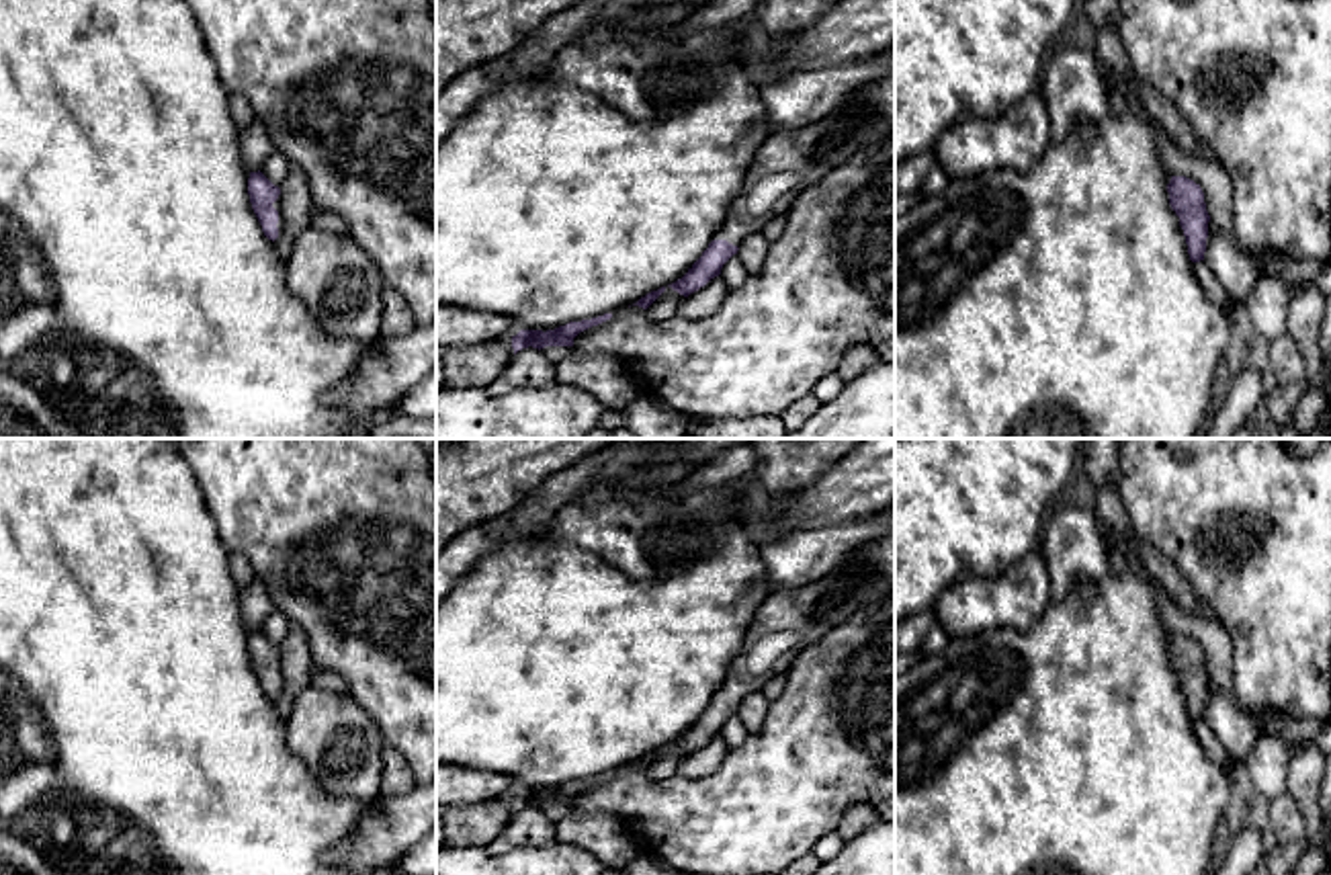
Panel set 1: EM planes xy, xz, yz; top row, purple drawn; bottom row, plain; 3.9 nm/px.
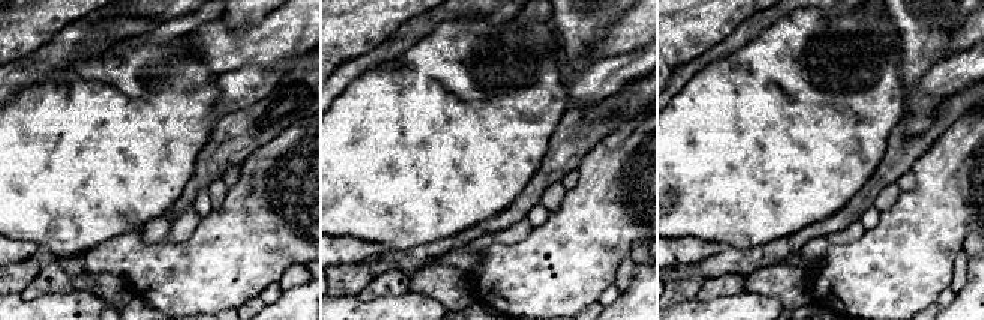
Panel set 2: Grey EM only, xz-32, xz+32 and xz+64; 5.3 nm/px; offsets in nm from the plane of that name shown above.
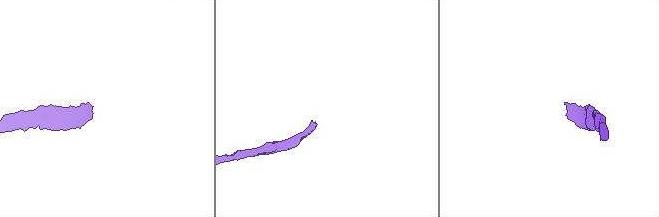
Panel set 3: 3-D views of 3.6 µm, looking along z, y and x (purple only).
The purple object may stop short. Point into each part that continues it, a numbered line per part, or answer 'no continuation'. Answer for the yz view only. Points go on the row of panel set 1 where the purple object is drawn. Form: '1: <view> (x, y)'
no continuation

